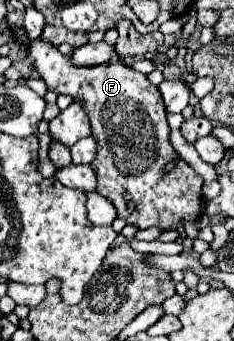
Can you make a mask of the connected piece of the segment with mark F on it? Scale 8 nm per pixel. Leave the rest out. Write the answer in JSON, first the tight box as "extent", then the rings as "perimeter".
{"extent":[19,34,203,230],"perimeter":[[[19,34],[19,42],[25,50],[29,50],[31,58],[35,60],[35,68],[39,76],[45,80],[45,84],[55,90],[57,94],[69,94],[71,98],[79,100],[89,114],[93,138],[97,142],[97,158],[91,164],[97,174],[97,192],[113,202],[117,208],[117,216],[127,220],[127,224],[135,224],[139,228],[151,228],[159,226],[163,230],[175,230],[179,220],[197,220],[201,216],[201,184],[203,178],[195,174],[195,170],[185,162],[177,160],[177,168],[171,172],[165,172],[165,162],[171,162],[175,158],[175,148],[169,142],[169,124],[165,120],[165,106],[161,100],[161,94],[157,86],[153,86],[145,74],[135,72],[131,66],[125,66],[121,62],[107,62],[93,68],[81,68],[73,66],[71,58],[63,56],[53,44],[47,44],[43,40],[29,40],[27,34]]]}

